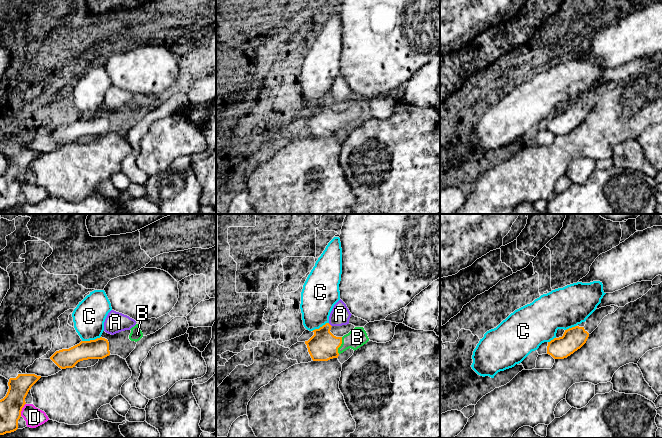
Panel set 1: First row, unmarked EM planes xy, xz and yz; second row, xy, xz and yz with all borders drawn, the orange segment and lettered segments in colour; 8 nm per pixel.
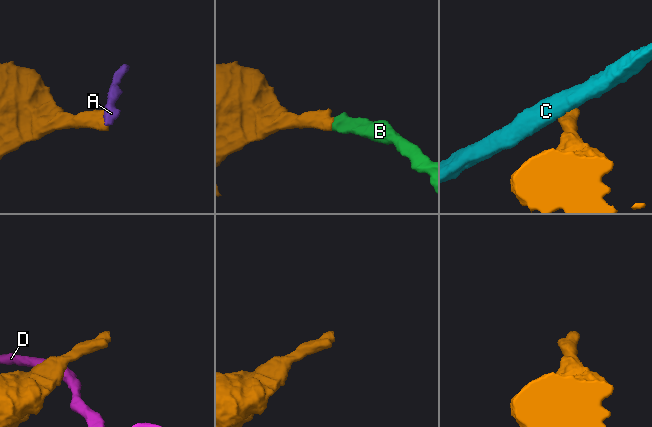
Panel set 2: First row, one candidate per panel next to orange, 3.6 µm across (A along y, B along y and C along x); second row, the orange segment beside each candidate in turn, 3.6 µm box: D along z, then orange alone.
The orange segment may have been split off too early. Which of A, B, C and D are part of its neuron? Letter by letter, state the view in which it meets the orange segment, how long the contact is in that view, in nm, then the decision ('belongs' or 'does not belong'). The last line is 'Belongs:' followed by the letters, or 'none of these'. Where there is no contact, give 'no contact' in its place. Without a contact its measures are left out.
A: xz | 40 nm | does not belong
B: xz | 140 nm | belongs
C: xy | 160 nm | does not belong
D: xy | 110 nm | does not belong
Belongs: B

